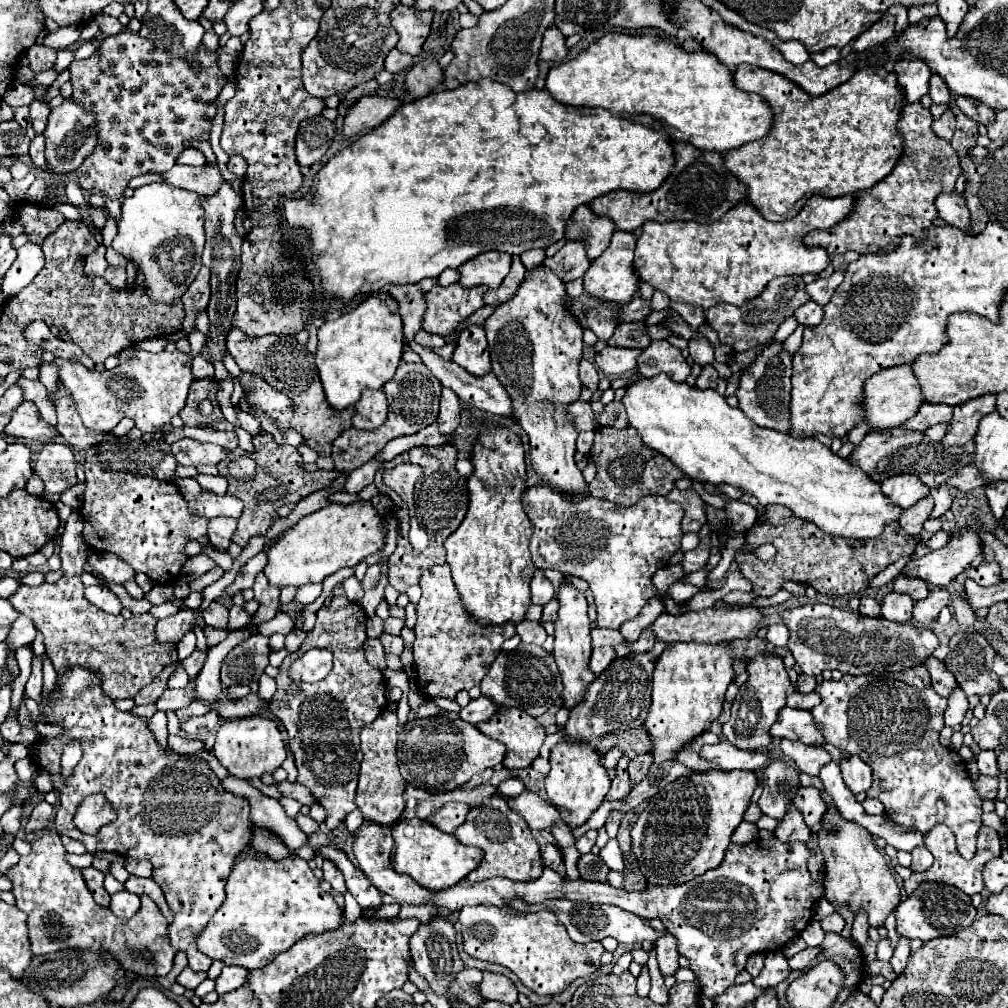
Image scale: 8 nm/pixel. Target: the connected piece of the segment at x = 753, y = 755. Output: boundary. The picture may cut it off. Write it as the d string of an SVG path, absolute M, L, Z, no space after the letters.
M718 742L714 746L704 744L700 750L700 758L716 764L720 770L760 770L768 764L766 754L758 752L744 752L736 746L724 742Z

